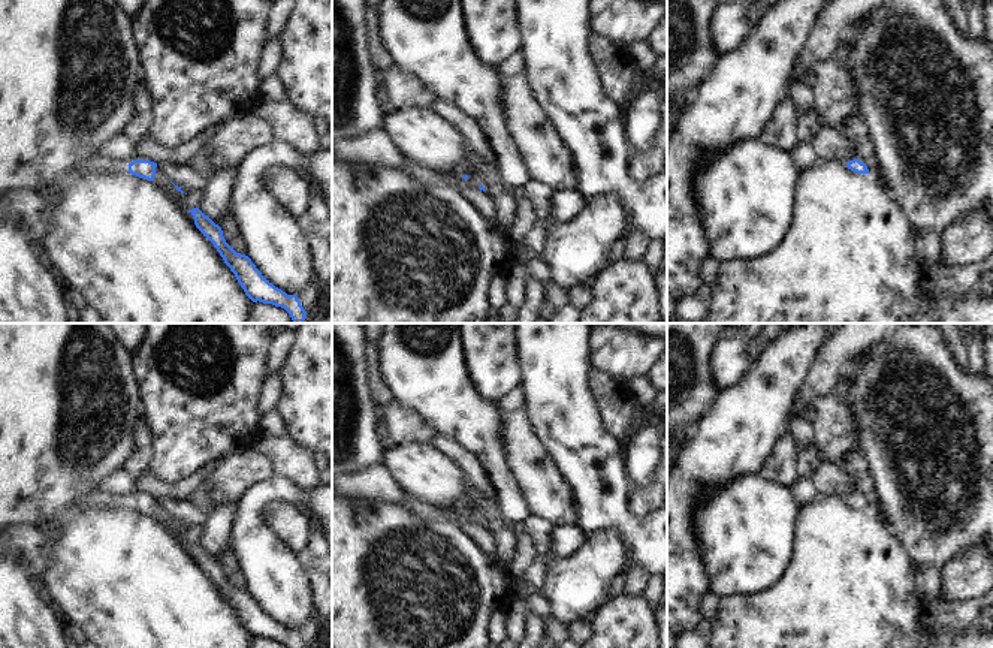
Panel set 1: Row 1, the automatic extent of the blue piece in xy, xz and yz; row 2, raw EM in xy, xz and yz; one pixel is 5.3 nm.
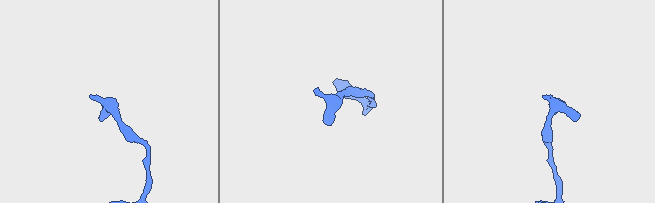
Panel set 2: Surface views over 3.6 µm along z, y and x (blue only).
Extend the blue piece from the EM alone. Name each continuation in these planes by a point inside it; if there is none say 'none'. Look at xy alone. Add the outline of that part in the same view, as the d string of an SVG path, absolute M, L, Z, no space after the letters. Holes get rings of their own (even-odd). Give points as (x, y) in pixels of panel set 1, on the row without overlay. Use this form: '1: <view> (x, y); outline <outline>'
1: xy (94, 500); outline M93 491L76 503L81 510L93 509L124 509L129 507L129 498L120 495L108 495L105 492Z

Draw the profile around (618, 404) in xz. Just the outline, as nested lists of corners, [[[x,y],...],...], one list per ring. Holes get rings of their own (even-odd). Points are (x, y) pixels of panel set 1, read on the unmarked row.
[[[594,368],[591,373],[591,388],[595,392],[609,430],[628,441],[636,422],[637,398],[624,382],[598,368]]]

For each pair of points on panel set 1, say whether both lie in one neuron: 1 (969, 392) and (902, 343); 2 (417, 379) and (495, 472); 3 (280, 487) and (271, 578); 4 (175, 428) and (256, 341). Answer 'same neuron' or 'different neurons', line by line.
1: same neuron
2: same neuron
3: same neuron
4: same neuron

